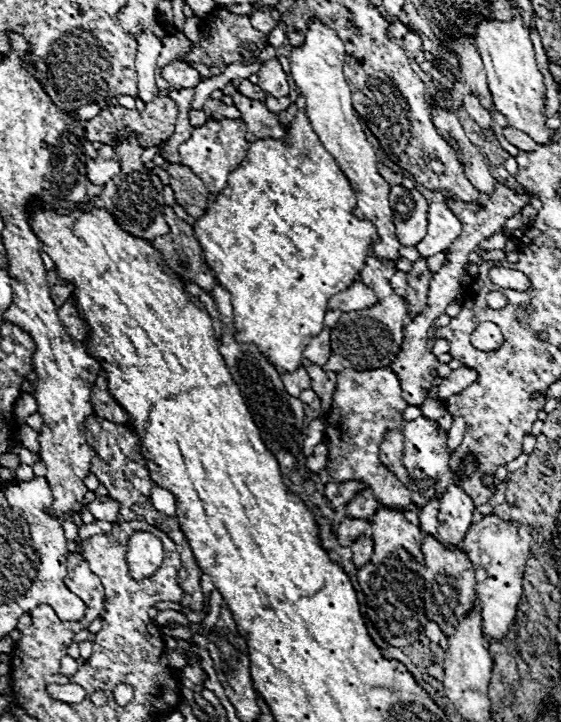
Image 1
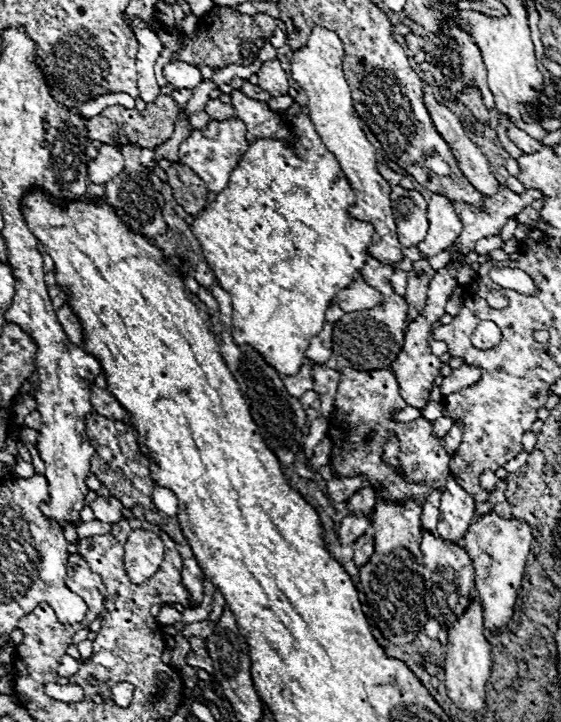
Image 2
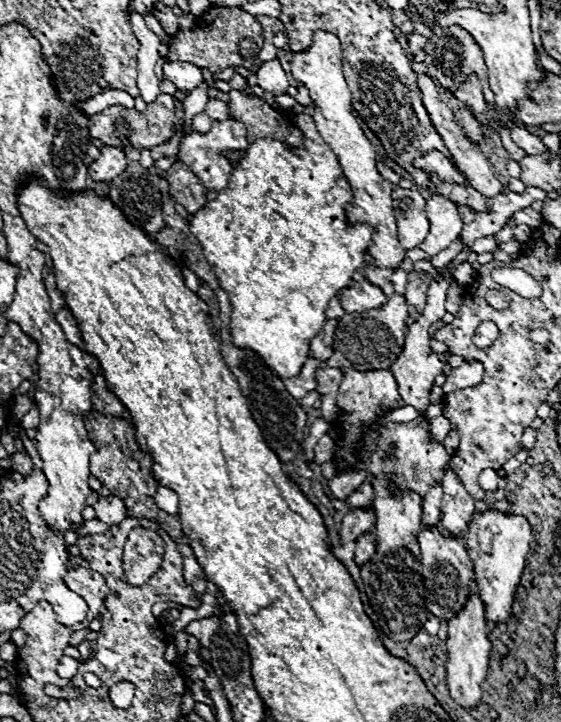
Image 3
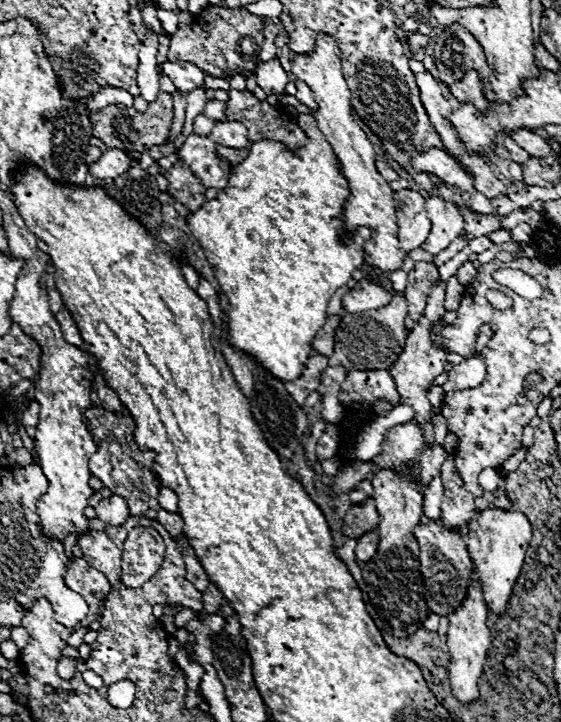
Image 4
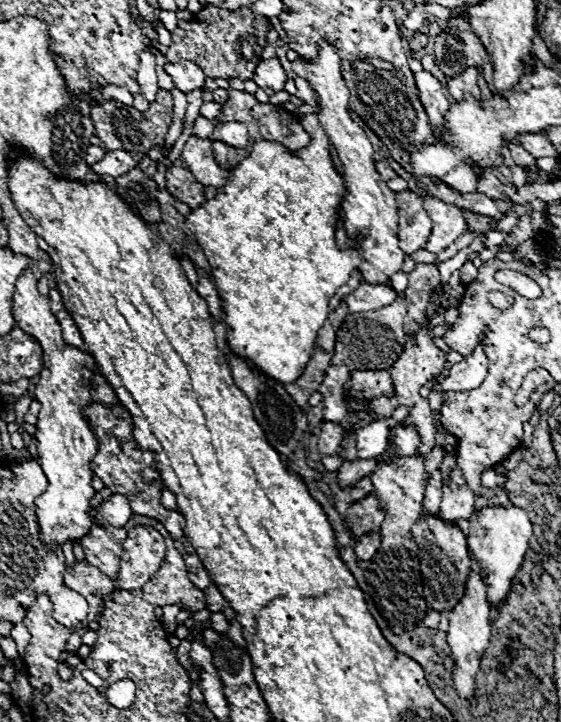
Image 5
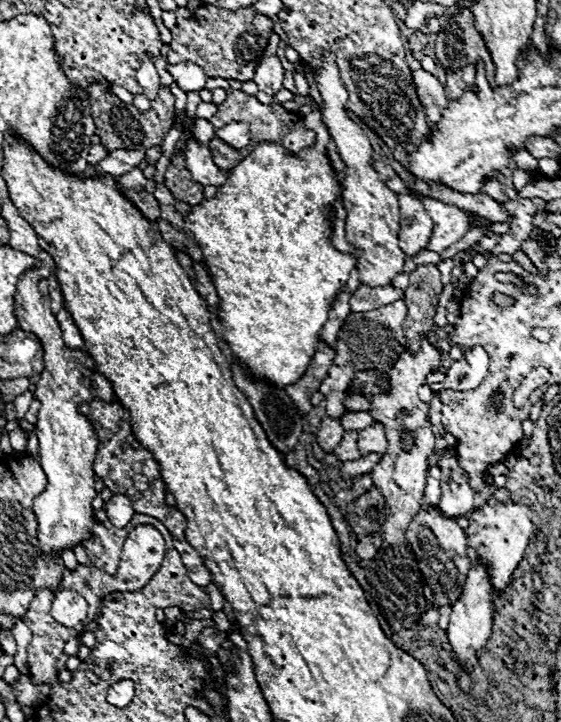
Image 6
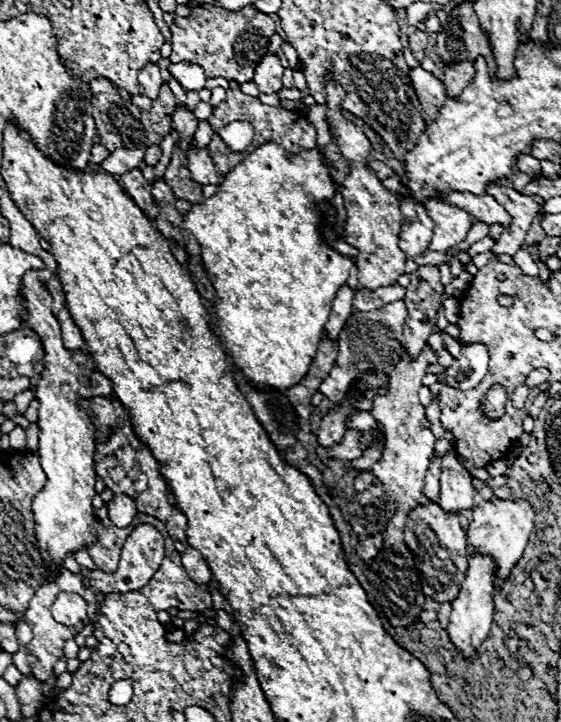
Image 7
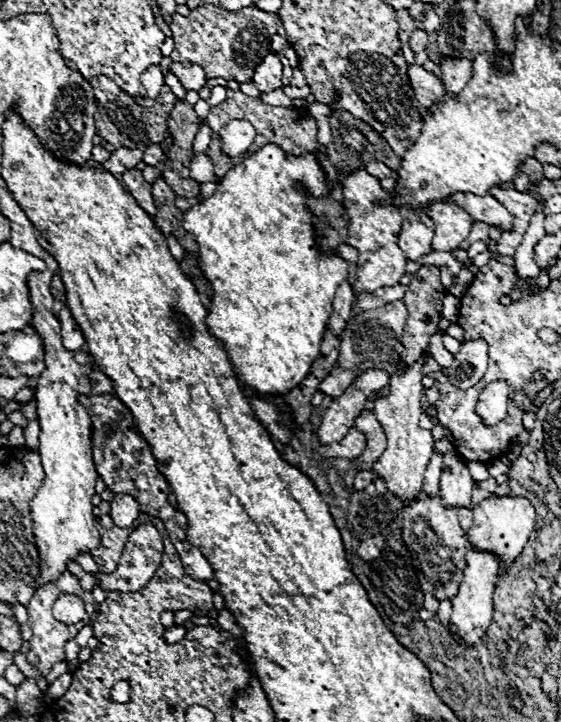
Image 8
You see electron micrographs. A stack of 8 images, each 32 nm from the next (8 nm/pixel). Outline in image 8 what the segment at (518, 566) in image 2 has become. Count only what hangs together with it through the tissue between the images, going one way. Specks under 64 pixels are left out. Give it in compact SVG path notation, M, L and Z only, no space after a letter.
M490 496L472 510L474 512L474 524L468 534L468 542L476 548L484 548L490 552L496 552L502 558L502 564L510 564L526 546L530 532L534 530L536 512L530 500L522 496Z

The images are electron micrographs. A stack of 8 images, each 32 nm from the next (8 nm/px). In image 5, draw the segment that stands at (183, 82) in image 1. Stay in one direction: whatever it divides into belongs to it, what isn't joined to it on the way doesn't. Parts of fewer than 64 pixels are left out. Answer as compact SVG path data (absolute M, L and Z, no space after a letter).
M176 62L176 64L166 64L164 70L172 76L174 84L176 84L182 92L192 92L192 90L202 90L202 88L204 88L206 74L204 74L202 68L198 68L196 64Z

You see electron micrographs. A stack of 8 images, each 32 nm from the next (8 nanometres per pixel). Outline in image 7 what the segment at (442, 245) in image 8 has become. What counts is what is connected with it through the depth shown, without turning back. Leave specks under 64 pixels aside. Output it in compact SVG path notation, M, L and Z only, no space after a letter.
M428 200L424 204L426 214L434 220L434 236L430 250L446 252L466 238L474 218L454 204L442 204L440 200Z

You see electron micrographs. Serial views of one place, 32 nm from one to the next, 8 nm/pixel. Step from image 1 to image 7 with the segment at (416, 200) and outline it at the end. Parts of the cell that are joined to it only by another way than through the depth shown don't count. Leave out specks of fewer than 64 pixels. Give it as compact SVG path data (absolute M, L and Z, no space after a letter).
M410 200L400 202L402 212L402 230L400 230L400 242L398 246L406 252L410 260L424 254L428 250L428 244L432 240L434 222L426 214L422 204L414 204Z

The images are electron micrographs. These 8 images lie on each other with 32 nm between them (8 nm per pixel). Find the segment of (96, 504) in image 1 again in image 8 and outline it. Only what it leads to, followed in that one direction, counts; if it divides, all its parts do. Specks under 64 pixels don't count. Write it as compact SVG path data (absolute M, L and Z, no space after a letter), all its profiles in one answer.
M116 494L114 500L110 502L110 518L114 520L116 526L128 528L138 516L140 516L140 506L132 496Z

